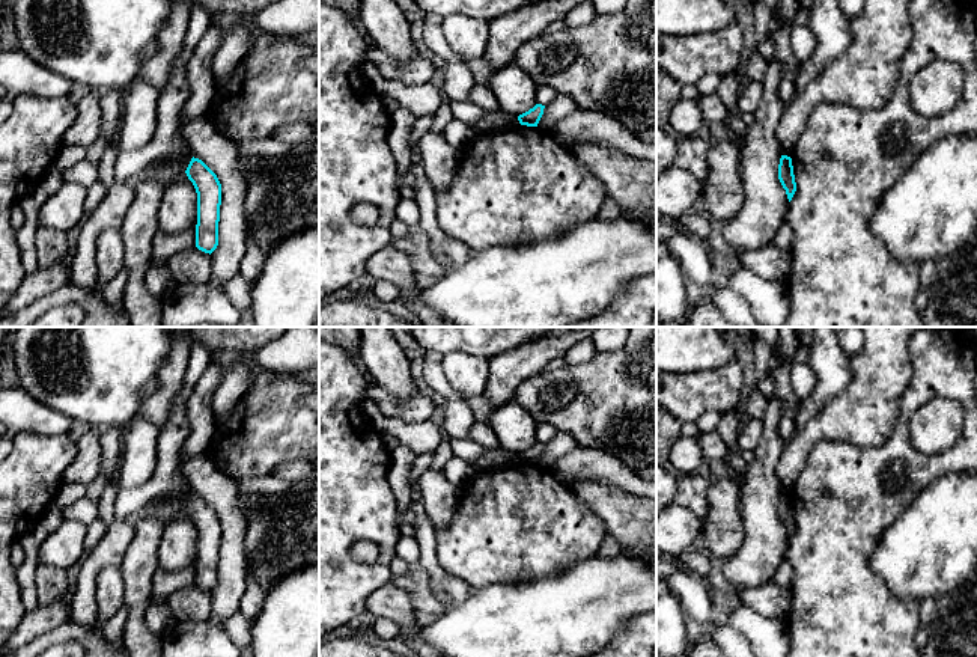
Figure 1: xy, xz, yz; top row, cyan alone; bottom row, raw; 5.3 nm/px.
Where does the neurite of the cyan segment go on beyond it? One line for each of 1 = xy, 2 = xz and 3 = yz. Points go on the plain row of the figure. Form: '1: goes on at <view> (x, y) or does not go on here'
1: does not go on here
2: does not go on here
3: does not go on here

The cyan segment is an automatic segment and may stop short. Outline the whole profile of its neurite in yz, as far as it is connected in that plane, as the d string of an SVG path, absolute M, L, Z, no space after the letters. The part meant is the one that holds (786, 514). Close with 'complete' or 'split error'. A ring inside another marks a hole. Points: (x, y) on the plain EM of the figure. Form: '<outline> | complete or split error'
M781 493L780 496L778 517L783 526L786 527L787 536L790 539L796 529L796 520L795 520L795 512L793 512L792 496L787 493Z | complete

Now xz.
M536 442L533 446L518 454L519 461L527 464L537 464L543 452L543 446L545 443Z | complete

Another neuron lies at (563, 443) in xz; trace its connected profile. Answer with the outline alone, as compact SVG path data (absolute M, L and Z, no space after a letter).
M560 431L552 440L545 443L537 466L551 469L560 458L569 455L577 448L577 440L571 434Z

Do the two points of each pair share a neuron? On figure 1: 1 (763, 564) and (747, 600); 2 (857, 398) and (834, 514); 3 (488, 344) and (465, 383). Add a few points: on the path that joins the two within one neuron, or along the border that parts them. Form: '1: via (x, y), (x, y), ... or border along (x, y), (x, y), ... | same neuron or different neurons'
1: border along (771, 579), (736, 592) | different neurons
2: border along (884, 442), (854, 446), (821, 440), (813, 448) | different neurons
3: border along (446, 353), (467, 351), (486, 359) | different neurons

